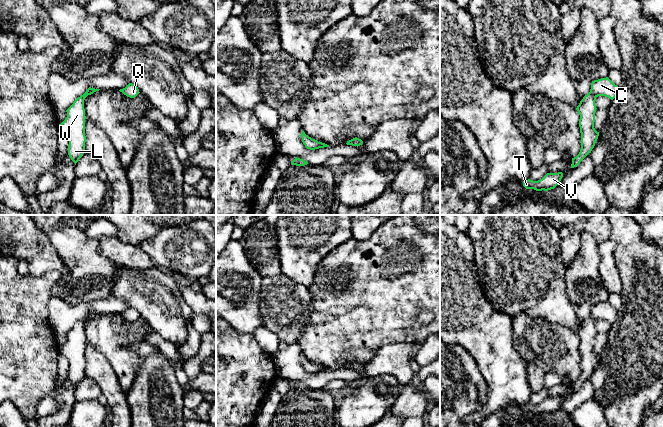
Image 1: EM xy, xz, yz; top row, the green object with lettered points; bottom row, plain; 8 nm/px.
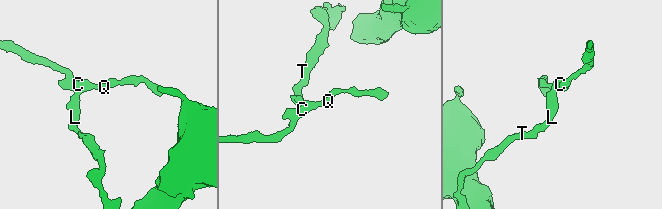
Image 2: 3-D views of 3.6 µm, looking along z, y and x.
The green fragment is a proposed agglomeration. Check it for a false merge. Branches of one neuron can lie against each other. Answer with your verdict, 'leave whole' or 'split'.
leave whole

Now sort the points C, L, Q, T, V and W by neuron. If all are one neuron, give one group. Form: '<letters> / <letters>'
C L Q T V W

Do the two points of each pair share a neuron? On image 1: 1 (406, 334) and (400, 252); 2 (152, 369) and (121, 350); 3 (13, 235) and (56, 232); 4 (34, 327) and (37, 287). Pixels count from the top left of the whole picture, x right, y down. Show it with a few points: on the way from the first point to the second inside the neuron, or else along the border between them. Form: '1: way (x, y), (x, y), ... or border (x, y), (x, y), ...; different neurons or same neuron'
1: way (400, 314), (400, 272); same neuron
2: border (142, 357), (140, 367), (132, 384); different neurons
3: border (35, 225), (47, 236), (57, 253); different neurons
4: way (34, 317), (34, 297); same neuron

